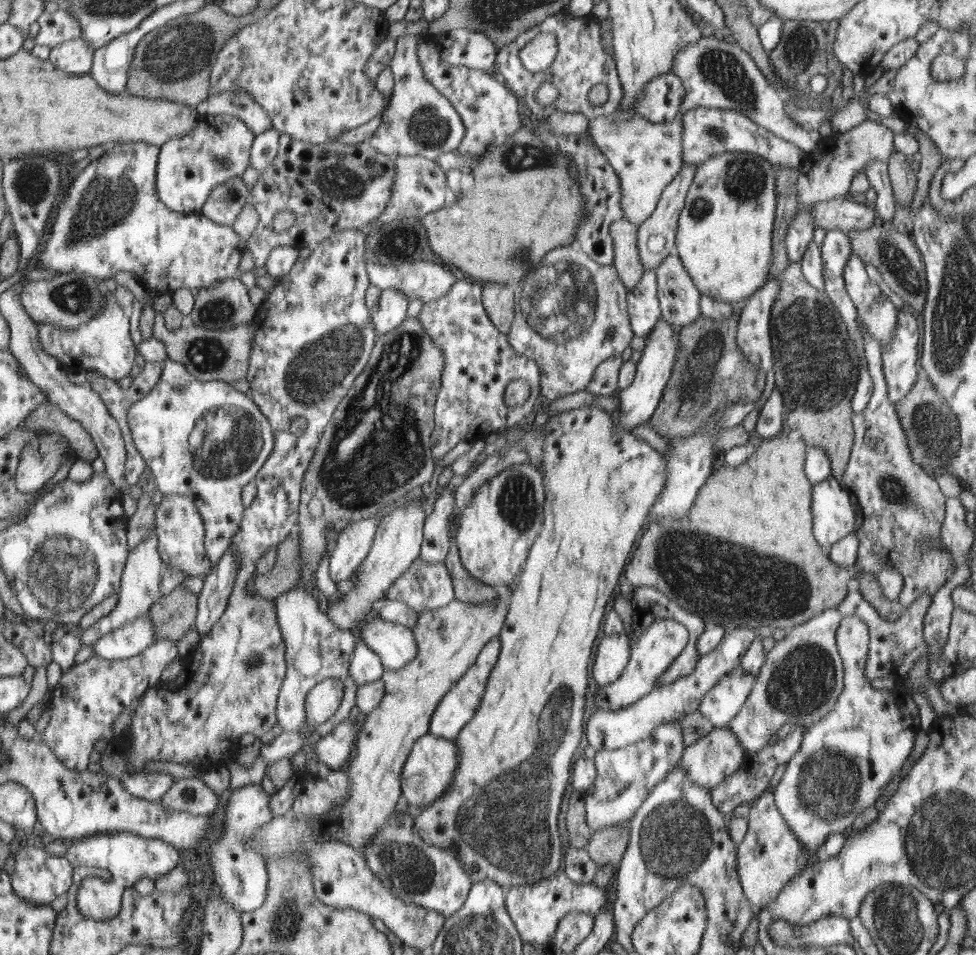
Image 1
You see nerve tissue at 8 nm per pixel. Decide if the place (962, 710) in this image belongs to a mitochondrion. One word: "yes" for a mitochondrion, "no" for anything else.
no

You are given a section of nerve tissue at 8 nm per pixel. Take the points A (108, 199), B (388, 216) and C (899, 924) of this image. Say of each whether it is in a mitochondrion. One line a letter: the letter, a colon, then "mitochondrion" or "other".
A: mitochondrion
B: other
C: mitochondrion

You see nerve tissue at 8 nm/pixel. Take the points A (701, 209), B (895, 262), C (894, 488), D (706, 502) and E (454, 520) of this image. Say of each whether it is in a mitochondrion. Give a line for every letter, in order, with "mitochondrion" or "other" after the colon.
A: mitochondrion
B: mitochondrion
C: mitochondrion
D: other
E: other

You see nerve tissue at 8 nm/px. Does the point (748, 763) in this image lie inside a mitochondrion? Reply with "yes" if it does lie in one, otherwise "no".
no

